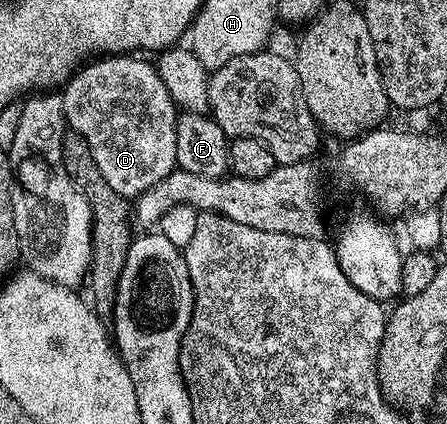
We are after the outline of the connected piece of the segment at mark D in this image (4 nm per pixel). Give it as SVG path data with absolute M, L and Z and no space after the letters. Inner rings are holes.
M133 54L105 56L78 69L61 92L64 123L70 131L81 134L89 146L102 178L117 194L128 200L138 199L176 169L176 122L179 110L161 81L158 67Z

